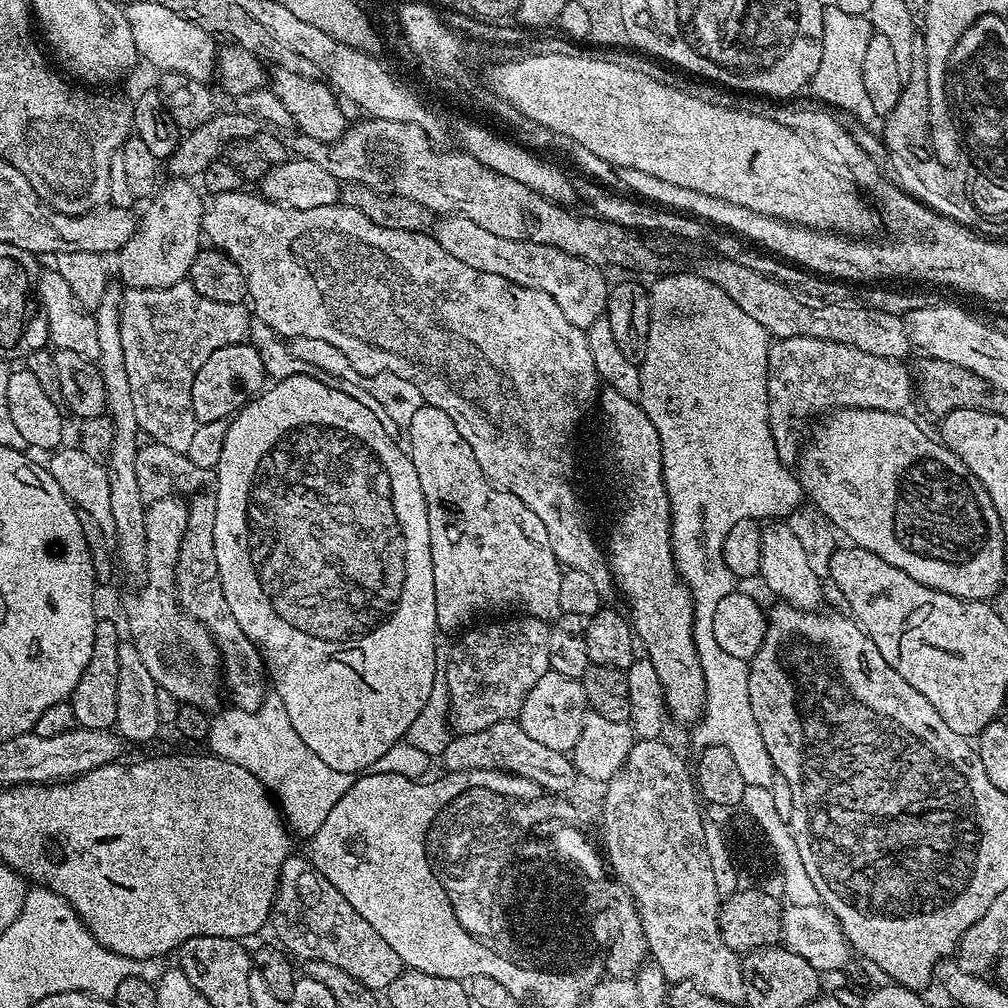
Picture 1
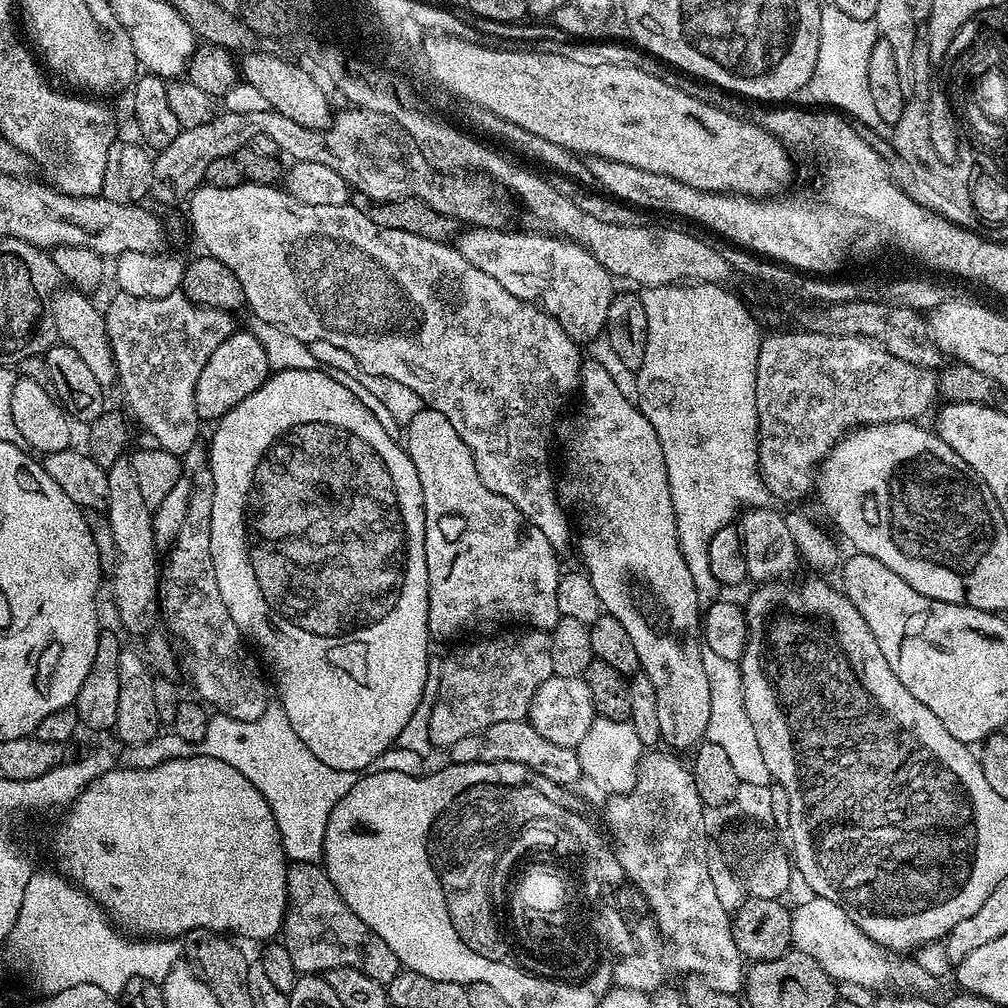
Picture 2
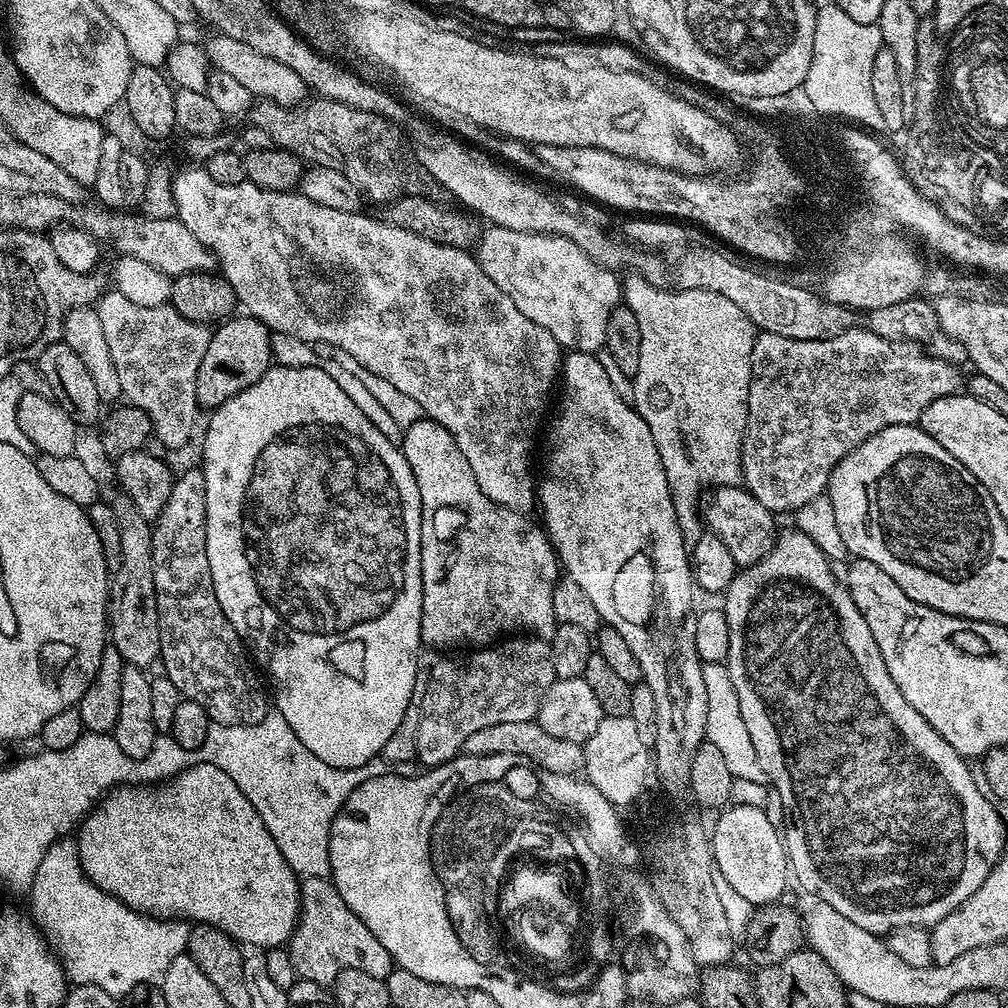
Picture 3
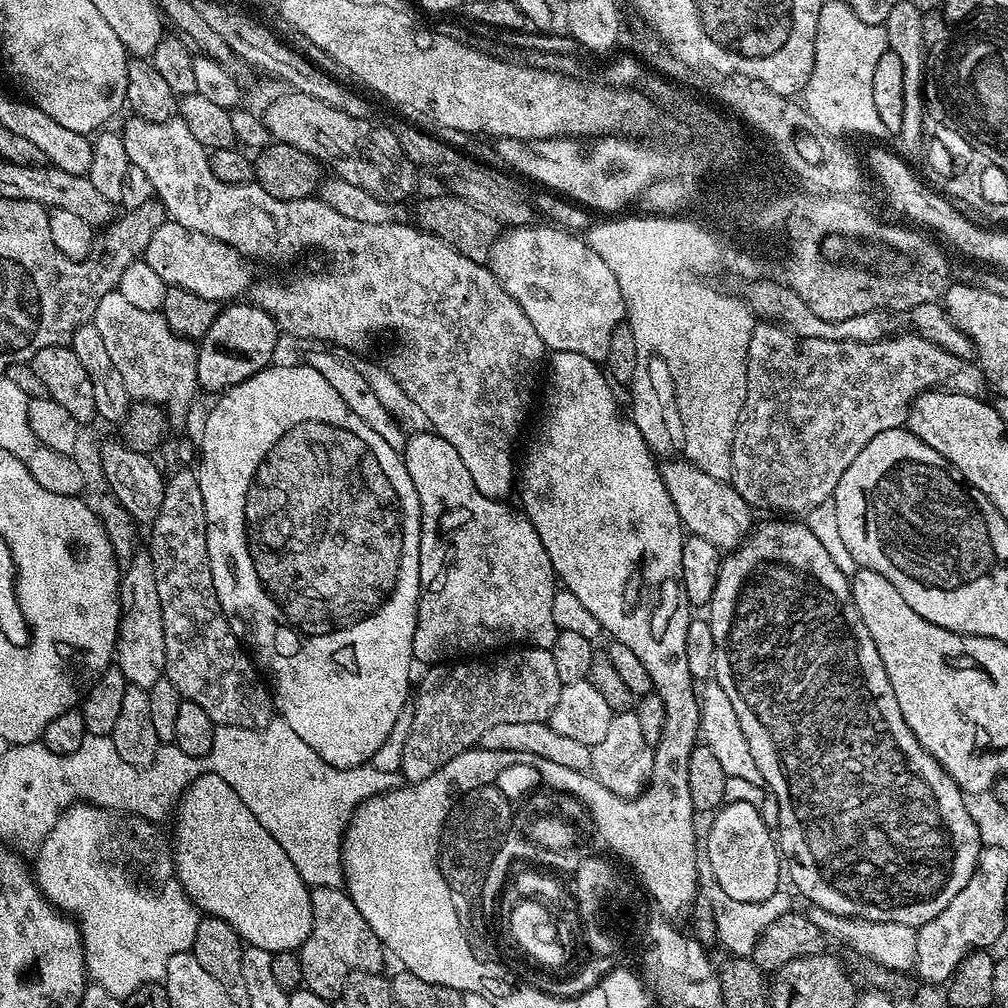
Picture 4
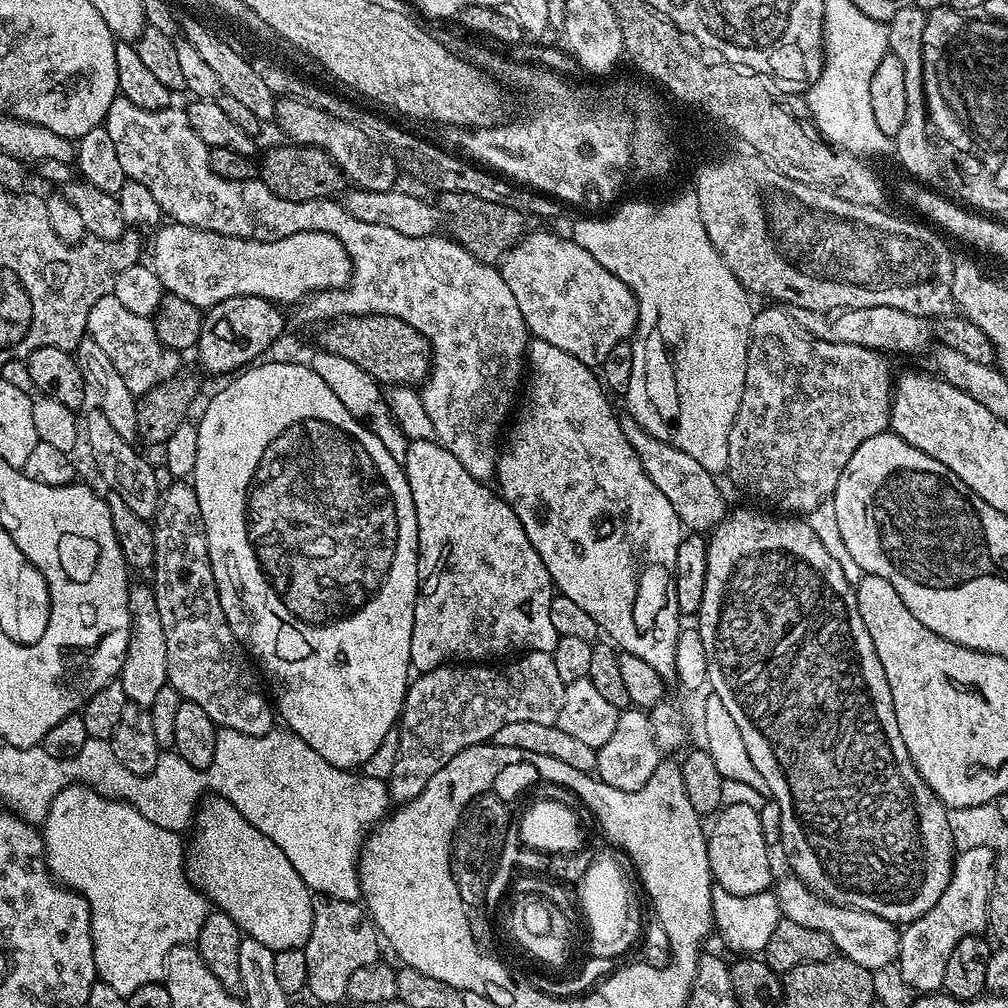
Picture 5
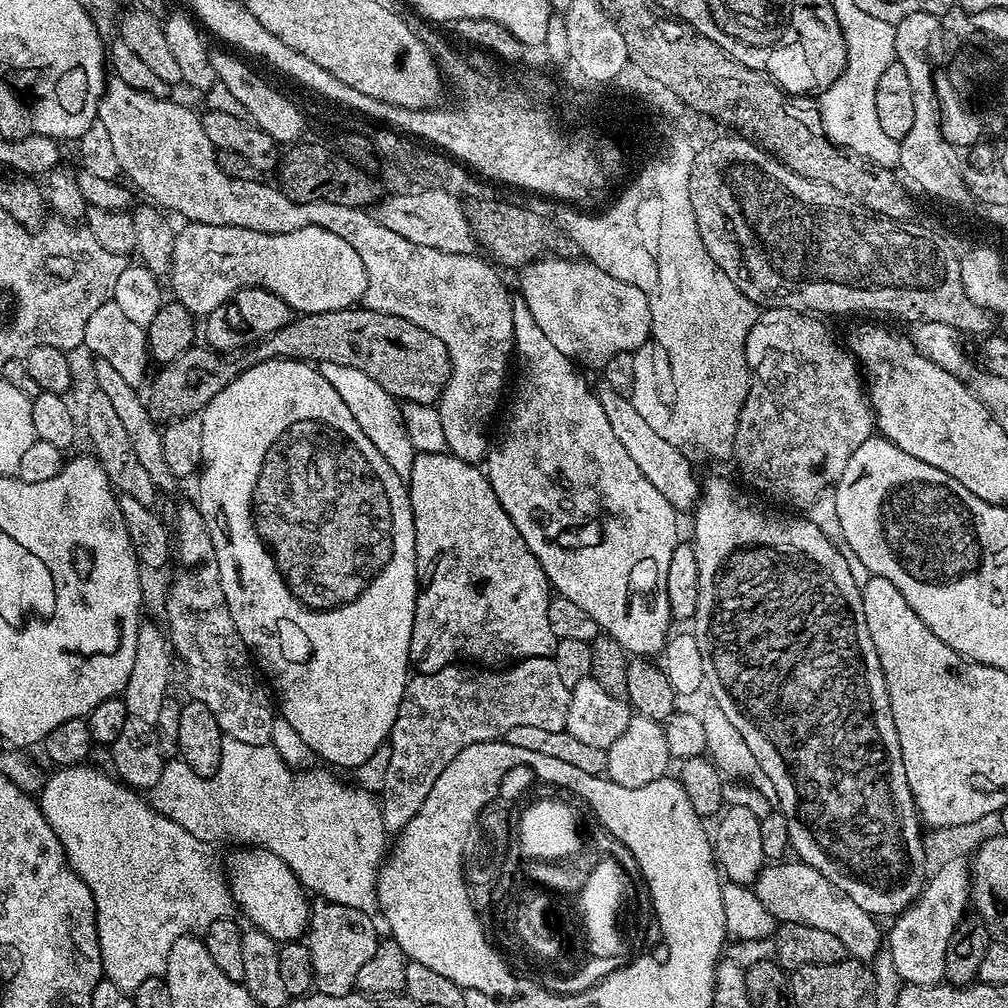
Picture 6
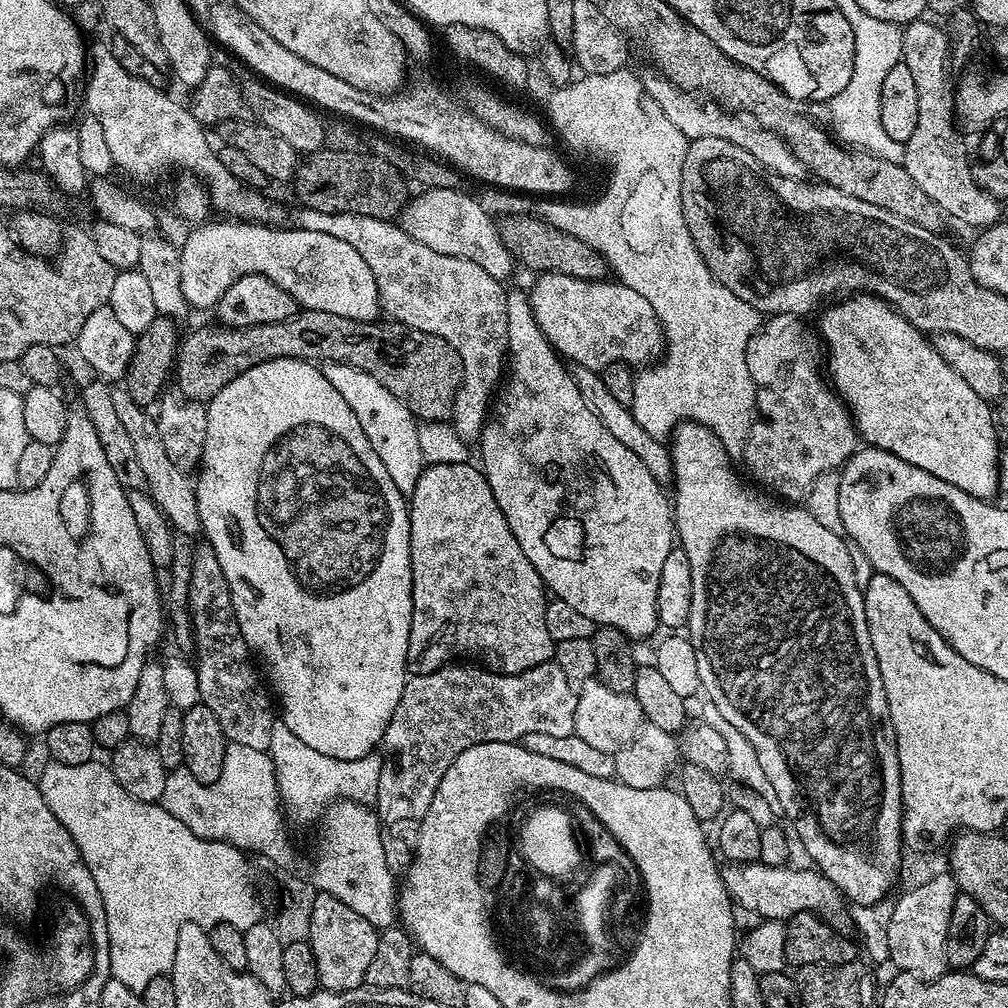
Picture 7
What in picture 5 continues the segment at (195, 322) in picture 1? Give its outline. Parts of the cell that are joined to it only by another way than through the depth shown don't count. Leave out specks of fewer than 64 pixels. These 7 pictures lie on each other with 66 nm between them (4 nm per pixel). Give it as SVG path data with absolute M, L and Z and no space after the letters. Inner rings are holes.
M114 295L103 296L94 302L94 310L90 310L88 319L87 335L98 342L98 346L102 346L102 351L109 356L110 362L114 362L118 374L122 374L122 382L126 382L126 387L138 398L154 386L165 384L181 371L181 353L160 341L155 323L149 317L126 310L126 306L122 306L122 302L118 302Z

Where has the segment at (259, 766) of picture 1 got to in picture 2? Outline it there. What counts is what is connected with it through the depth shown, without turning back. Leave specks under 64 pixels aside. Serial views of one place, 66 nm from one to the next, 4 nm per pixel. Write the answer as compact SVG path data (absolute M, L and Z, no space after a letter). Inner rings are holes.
M279 702L269 703L266 714L254 722L209 715L206 738L202 738L198 748L182 742L182 738L175 734L168 734L168 737L157 734L150 738L150 742L135 745L133 752L136 752L130 760L133 768L157 768L163 760L194 756L199 752L201 756L218 758L218 762L234 766L238 774L246 774L246 778L254 782L258 794L266 798L280 831L284 855L292 862L312 862L323 853L324 825L331 818L334 806L338 806L338 802L358 783L357 773L334 770L310 754L302 738L294 734L294 726L290 726Z

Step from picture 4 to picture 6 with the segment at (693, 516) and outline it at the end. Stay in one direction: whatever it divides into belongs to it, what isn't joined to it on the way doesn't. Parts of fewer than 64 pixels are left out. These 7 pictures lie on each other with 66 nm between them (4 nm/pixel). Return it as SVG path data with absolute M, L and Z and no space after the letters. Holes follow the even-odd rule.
M603 382L597 383L594 388L598 402L602 402L602 416L610 421L610 427L614 430L614 435L618 437L618 442L630 454L630 459L637 464L638 470L646 474L647 480L662 493L662 498L670 502L670 506L676 509L677 513L684 514L684 511L695 509L697 500L700 499L702 491L701 481L696 481L696 472L692 469L689 457L683 448L670 446L666 438L660 437L651 428L638 410L634 410L631 399L617 394L615 390L610 390L610 386Z

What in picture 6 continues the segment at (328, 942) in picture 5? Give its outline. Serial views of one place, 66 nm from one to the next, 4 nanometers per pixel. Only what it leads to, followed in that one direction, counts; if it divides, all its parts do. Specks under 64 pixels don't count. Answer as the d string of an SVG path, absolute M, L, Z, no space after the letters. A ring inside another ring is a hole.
M319 898L311 901L306 943L314 962L315 991L341 996L356 988L358 970L362 970L360 964L374 958L372 933L378 930L378 924L372 919L369 913L342 906L338 902Z

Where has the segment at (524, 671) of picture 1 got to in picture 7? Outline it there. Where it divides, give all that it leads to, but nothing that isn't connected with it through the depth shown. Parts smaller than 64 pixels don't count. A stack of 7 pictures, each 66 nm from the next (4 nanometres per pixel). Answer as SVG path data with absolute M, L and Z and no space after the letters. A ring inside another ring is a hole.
M453 662L433 672L409 675L404 680L402 698L398 698L394 714L390 714L382 741L384 765L382 775L378 778L378 794L374 805L376 815L384 822L423 820L430 810L430 802L434 802L434 790L438 790L442 774L446 774L454 758L458 758L458 754L470 746L486 742L520 742L526 734L555 734L558 738L573 735L576 694L577 689L566 678L566 674L562 674L562 666L554 662L509 676L483 666L469 666L464 662Z

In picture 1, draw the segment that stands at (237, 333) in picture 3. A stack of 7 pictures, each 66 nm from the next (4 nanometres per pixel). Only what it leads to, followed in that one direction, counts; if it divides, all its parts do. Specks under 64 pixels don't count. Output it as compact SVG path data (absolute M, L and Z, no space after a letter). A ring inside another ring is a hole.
M251 342L222 346L222 350L214 350L214 354L210 354L206 362L202 362L202 370L194 374L194 418L197 424L228 420L255 400L265 387L266 377L262 358L258 358L258 350Z

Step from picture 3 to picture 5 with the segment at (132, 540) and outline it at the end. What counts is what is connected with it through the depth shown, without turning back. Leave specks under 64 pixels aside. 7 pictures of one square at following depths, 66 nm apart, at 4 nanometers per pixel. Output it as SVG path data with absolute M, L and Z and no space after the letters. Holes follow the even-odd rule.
M133 583L128 589L130 594L130 646L128 657L118 677L122 690L126 690L129 702L149 708L158 698L158 690L168 684L168 667L166 666L166 633L162 630L162 617L158 615L158 602L155 601L153 589L146 583Z

